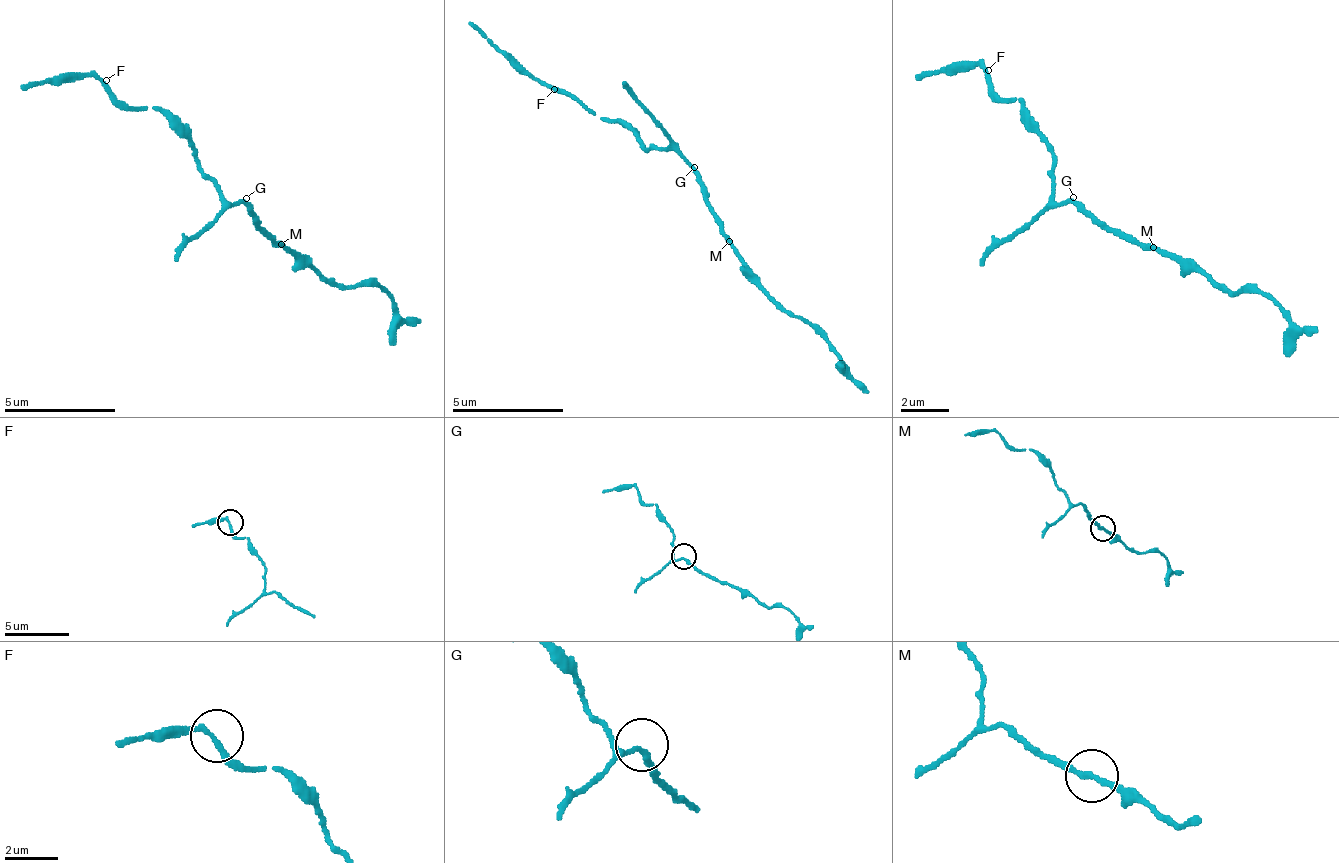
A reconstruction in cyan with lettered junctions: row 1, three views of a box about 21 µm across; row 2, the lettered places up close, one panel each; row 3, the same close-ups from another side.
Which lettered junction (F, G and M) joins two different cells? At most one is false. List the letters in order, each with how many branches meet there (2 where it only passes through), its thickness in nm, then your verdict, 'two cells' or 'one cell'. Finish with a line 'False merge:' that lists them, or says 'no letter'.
F: 2 | 170 nm | one cell
G: 2 | 160 nm | one cell
M: 2 | 180 nm | two cells
False merge: M

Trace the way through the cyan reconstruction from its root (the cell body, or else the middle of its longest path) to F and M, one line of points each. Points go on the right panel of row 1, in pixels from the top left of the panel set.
F: (1073, 203), (1054, 197), (1054, 154), (1048, 142), (1030, 124), (1018, 100), (1006, 100), (988, 82), (988, 70)
M: (1073, 203), (1085, 215), (1091, 215), (1109, 227), (1121, 227), (1145, 245), (1151, 245)

